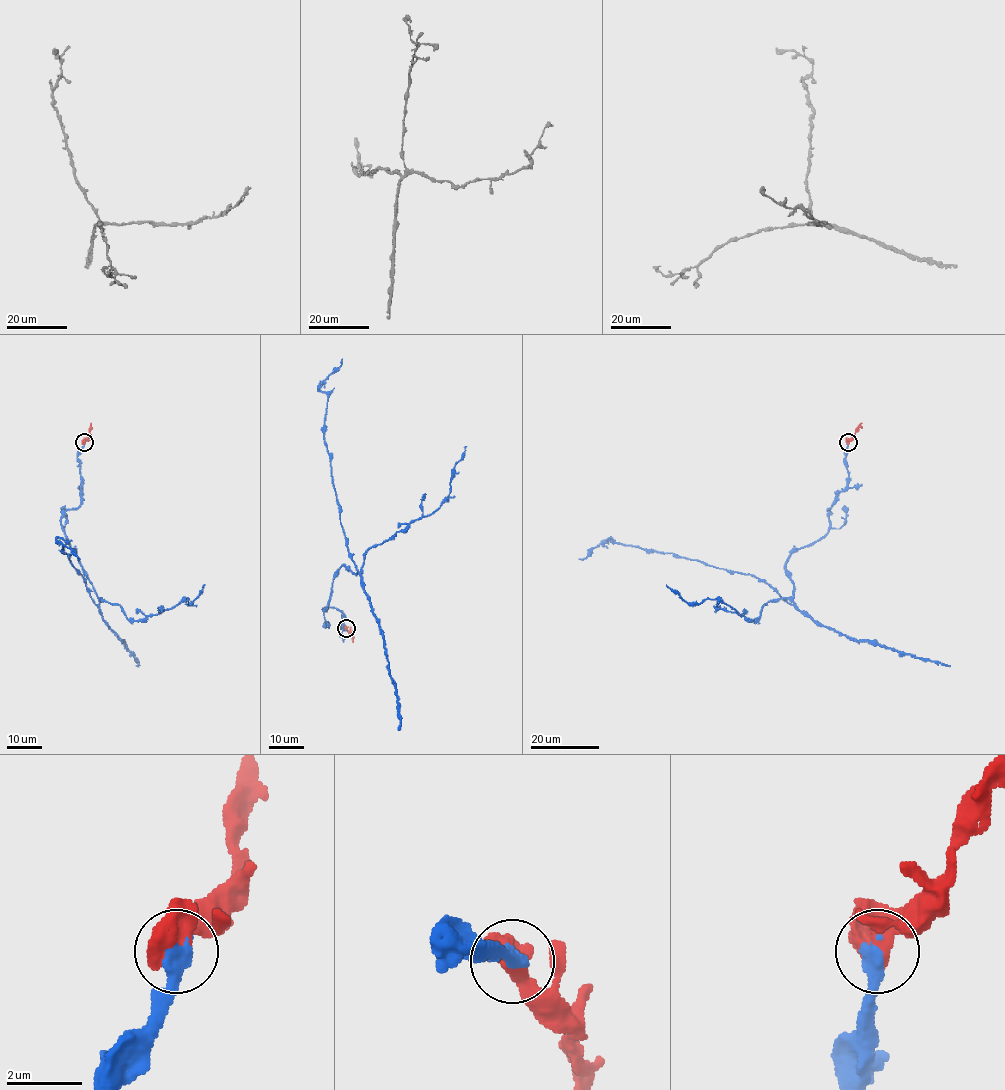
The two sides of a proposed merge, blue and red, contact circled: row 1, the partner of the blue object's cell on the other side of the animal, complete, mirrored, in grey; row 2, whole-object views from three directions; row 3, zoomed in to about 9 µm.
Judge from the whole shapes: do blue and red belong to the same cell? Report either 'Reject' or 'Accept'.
Accept

